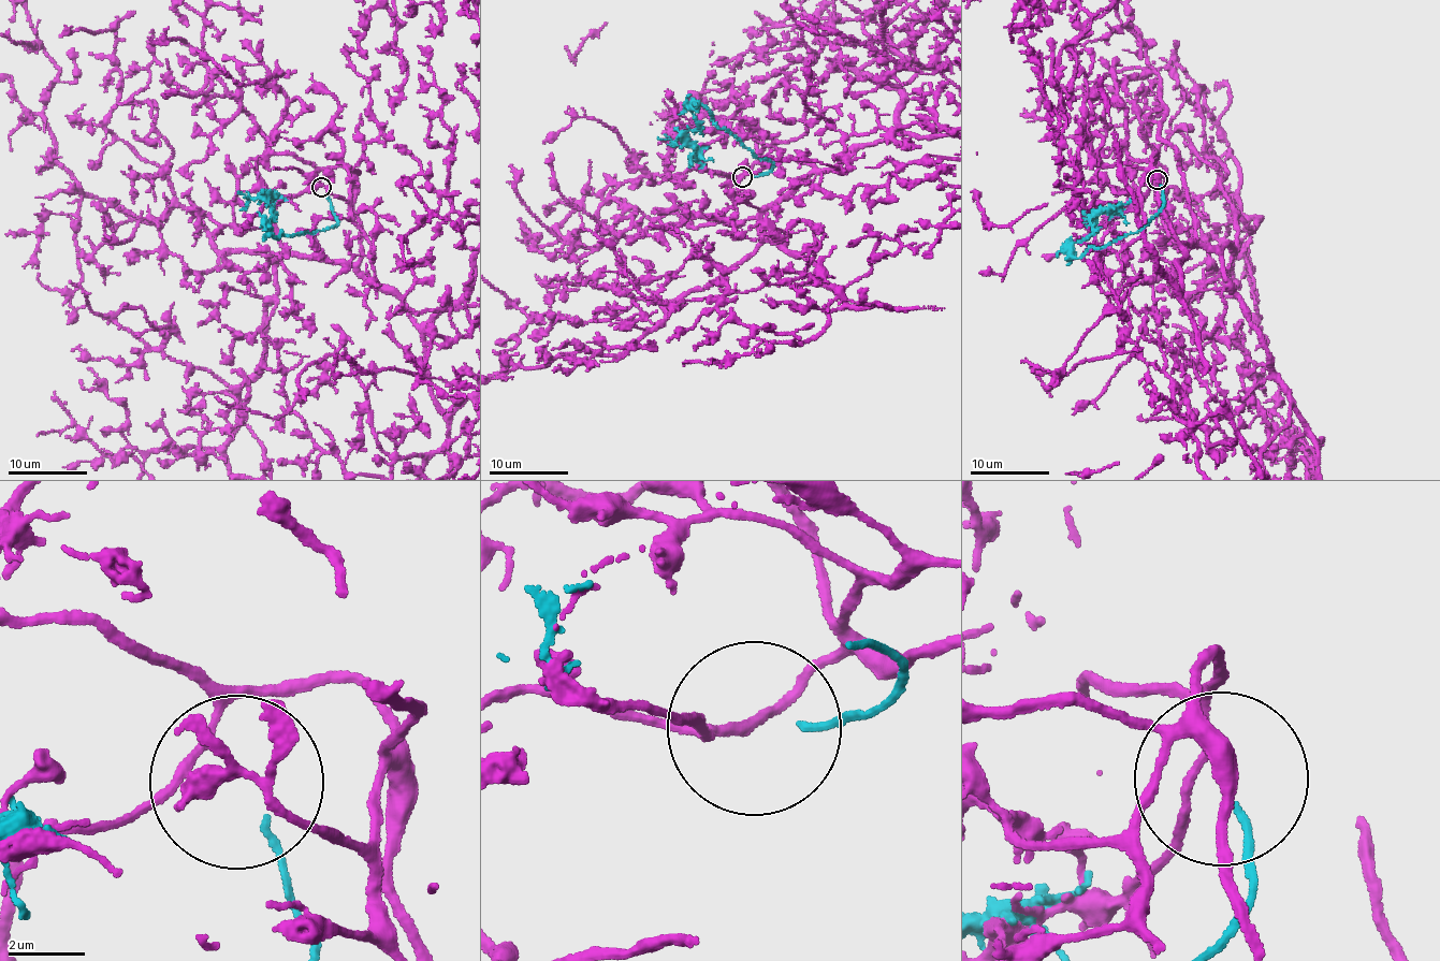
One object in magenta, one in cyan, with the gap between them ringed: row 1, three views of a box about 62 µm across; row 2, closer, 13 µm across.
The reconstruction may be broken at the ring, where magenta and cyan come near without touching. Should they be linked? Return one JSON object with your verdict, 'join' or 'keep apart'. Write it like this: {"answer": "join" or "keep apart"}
{"answer": "keep apart"}

